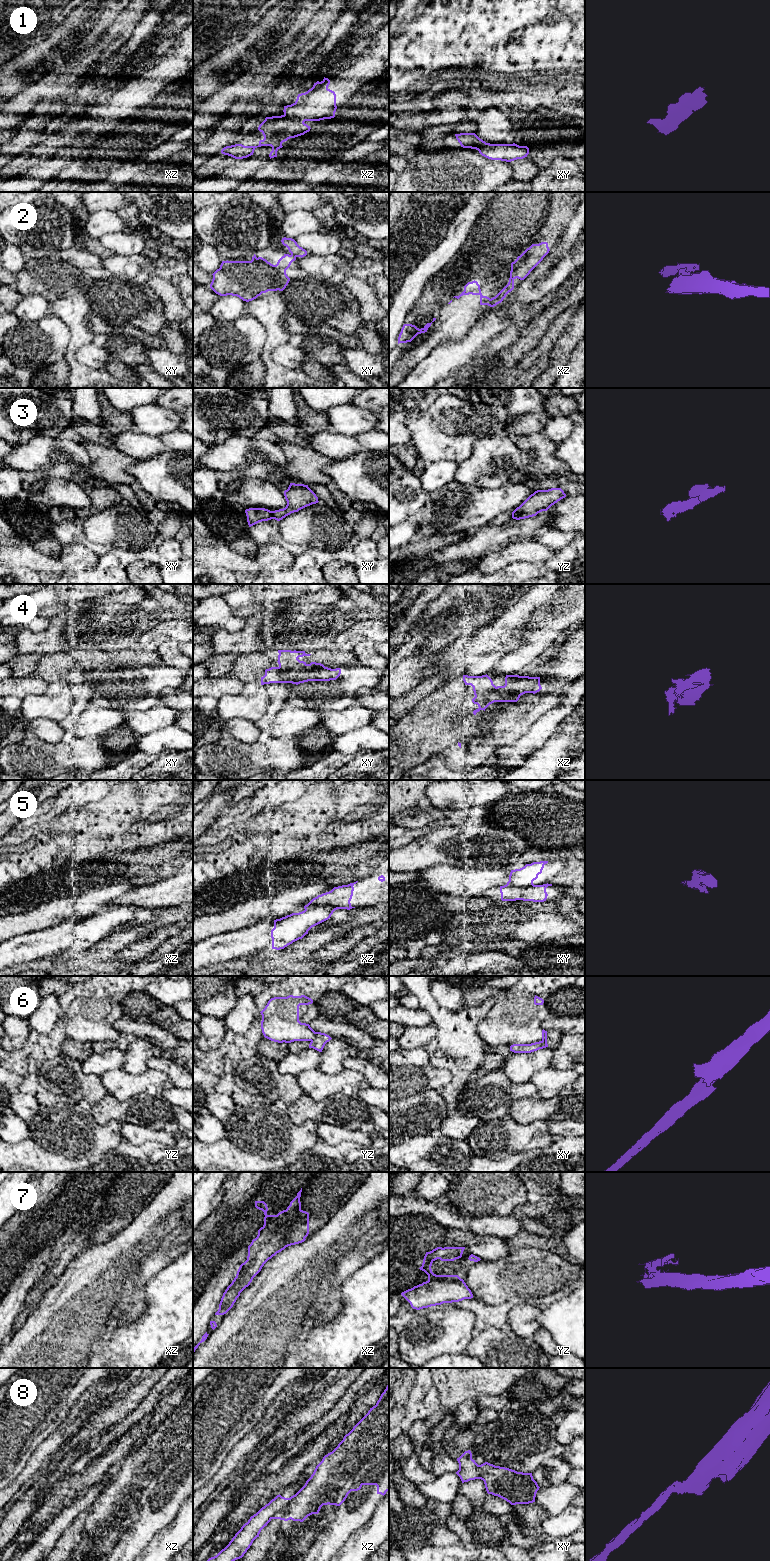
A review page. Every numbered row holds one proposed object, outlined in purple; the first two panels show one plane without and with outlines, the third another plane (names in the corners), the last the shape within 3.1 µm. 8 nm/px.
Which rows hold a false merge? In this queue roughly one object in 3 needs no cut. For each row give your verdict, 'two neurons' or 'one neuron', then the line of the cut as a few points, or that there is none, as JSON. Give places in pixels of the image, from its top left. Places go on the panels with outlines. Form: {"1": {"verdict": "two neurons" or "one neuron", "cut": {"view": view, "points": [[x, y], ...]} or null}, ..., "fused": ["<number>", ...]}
{"1": {"verdict": "one neuron", "cut": null}, "2": {"verdict": "two neurons", "cut": {"view": "xz", "points": [[490, 299], [487, 304]]}}, "3": {"verdict": "two neurons", "cut": {"view": "xy", "points": [[271, 511], [273, 518]]}}, "4": {"verdict": "one neuron", "cut": null}, "5": {"verdict": "two neurons", "cut": {"view": "xz", "points": [[337, 908], [314, 906], [305, 910]]}}, "6": {"verdict": "two neurons", "cut": {"view": "yz", "points": [[315, 1032], [315, 1036], [311, 1041]]}}, "7": {"verdict": "two neurons", "cut": {"view": "xz", "points": [[290, 1204], [295, 1208], [295, 1225], [287, 1238], [287, 1245]]}}, "8": {"verdict": "two neurons", "cut": {"view": "xz", "points": [[294, 1495], [272, 1518]]}}, "fused": ["2", "3", "5", "6", "7", "8"]}

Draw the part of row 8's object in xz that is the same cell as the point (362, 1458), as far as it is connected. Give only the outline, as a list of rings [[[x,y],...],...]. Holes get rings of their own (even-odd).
[[[389,1384],[376,1405],[370,1408],[332,1452],[323,1457],[305,1485],[282,1511],[273,1516],[273,1519],[303,1522],[308,1516],[318,1514],[323,1505],[340,1506],[351,1491],[358,1491],[363,1485],[376,1485],[377,1494],[383,1496],[389,1491]]]

